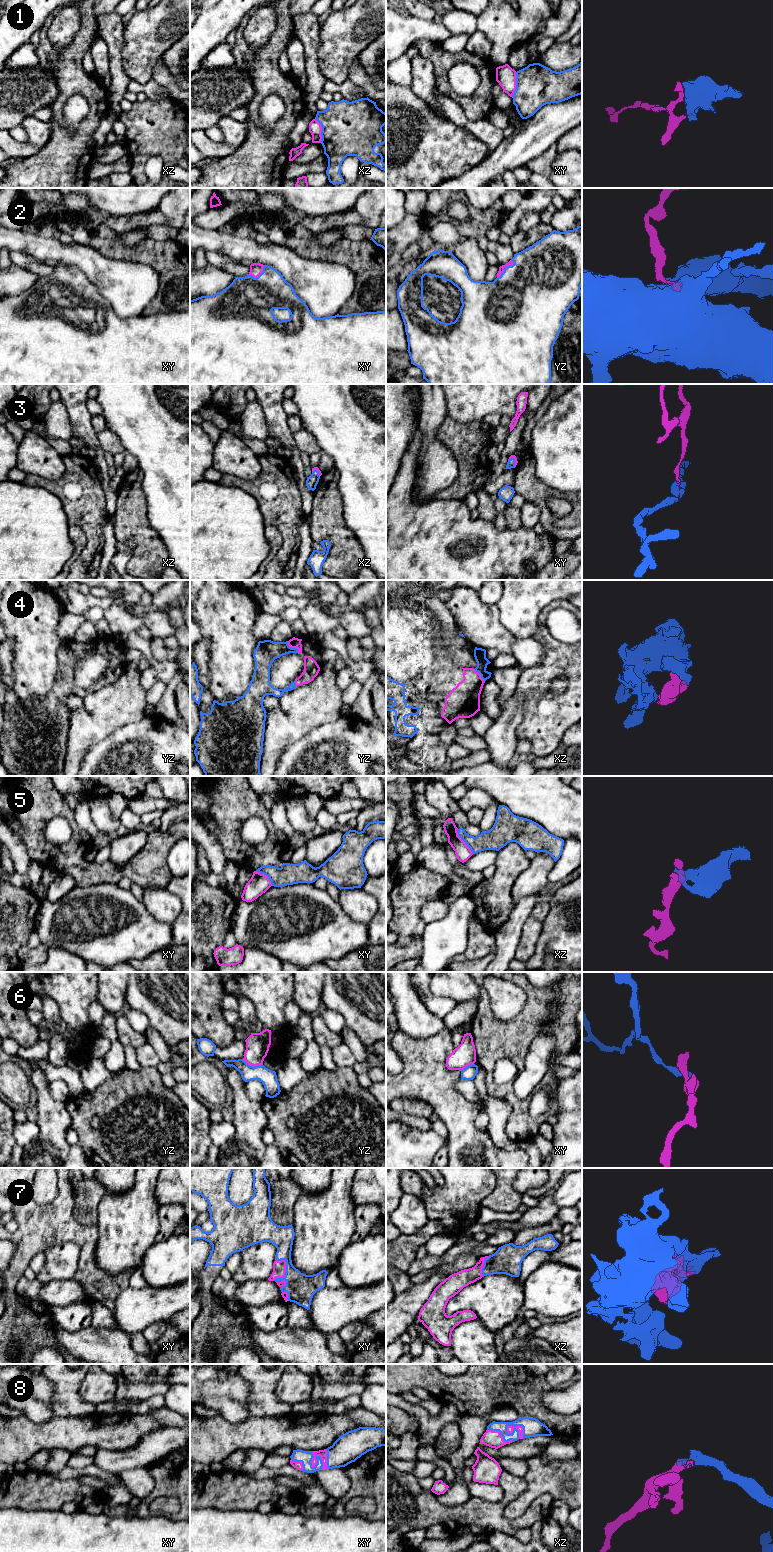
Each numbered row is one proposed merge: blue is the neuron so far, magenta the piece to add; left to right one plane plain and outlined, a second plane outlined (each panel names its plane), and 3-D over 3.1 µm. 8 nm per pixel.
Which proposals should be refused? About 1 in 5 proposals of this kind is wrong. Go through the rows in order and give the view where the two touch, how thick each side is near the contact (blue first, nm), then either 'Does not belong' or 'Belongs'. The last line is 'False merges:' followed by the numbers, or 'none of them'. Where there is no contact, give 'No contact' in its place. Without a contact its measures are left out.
1: Touches blue in xy. Thickness 340 nm (blue) against 160 nm. Does not belong
2: Touches blue in yz. Thickness 480 nm (blue) against 50 nm. Belongs
3: Touches blue in xy. Thickness 60 nm (blue) against 30 nm. Belongs
4: Touches blue in yz. Thickness 180 nm (blue) against 80 nm. Belongs
5: Touches blue in xz. Thickness 170 nm (blue) against 120 nm. Does not belong
6: Touches blue in yz. Thickness 130 nm (blue) against 190 nm. Does not belong
7: Touches blue in xy. Thickness 220 nm (blue) against 110 nm. Belongs
8: Touches blue in xz. Thickness 150 nm (blue) against 50 nm. Belongs
False merges: 1, 5, 6

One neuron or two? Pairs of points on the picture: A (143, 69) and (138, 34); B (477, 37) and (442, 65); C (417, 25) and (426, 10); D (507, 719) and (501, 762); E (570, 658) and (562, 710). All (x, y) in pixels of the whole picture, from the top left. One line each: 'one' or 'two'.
A: one
B: two
C: two
D: one
E: one

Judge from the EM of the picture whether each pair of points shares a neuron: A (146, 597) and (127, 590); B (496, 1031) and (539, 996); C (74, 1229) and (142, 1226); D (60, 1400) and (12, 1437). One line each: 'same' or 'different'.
A: same
B: same
C: different
D: different

